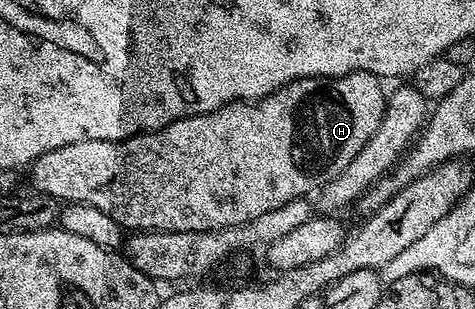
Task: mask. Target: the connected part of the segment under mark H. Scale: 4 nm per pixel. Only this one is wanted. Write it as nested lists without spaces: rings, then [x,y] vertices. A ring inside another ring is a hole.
[[[351,72],[345,76],[307,76],[301,80],[291,80],[289,84],[282,85],[278,90],[274,90],[269,96],[264,96],[261,100],[235,100],[233,104],[223,104],[218,110],[213,112],[203,112],[197,116],[184,116],[180,120],[170,122],[164,128],[158,128],[154,132],[139,132],[137,136],[127,136],[125,140],[83,140],[82,142],[70,142],[70,146],[62,146],[58,150],[50,150],[46,154],[42,154],[38,159],[33,160],[30,165],[32,171],[32,188],[37,192],[44,193],[45,196],[53,196],[57,202],[67,202],[70,204],[89,204],[90,206],[98,206],[98,210],[103,212],[111,212],[118,214],[118,219],[125,229],[139,230],[142,232],[208,232],[212,228],[229,228],[231,224],[245,224],[251,220],[256,220],[260,214],[266,214],[268,210],[278,210],[280,206],[286,206],[291,200],[301,199],[304,192],[315,193],[317,189],[328,183],[329,180],[342,174],[342,170],[346,170],[346,166],[350,166],[350,162],[354,162],[354,158],[358,154],[358,150],[362,150],[370,142],[370,138],[374,138],[374,130],[378,130],[378,126],[384,117],[384,106],[386,103],[386,88],[382,85],[381,77],[370,74],[369,72]]]

